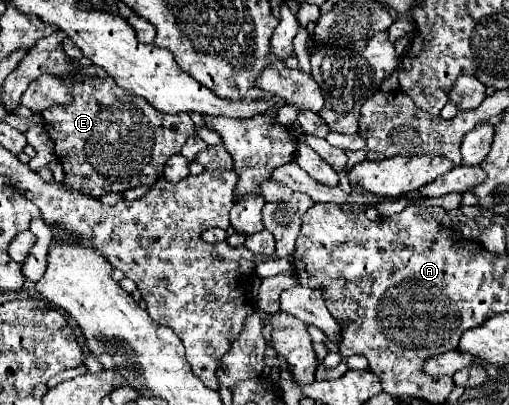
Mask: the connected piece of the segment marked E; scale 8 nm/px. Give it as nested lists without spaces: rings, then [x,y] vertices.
[[[68,74],[60,78],[72,90],[74,102],[68,106],[54,104],[42,112],[42,118],[50,138],[56,144],[54,146],[56,158],[64,166],[64,184],[72,186],[74,190],[82,190],[84,194],[90,196],[102,196],[108,192],[124,192],[140,184],[154,184],[156,180],[160,180],[168,158],[178,154],[184,142],[196,134],[194,122],[186,112],[162,114],[154,106],[150,106],[144,98],[138,98],[136,94],[118,88],[118,84],[110,76],[96,78],[84,74]]]

